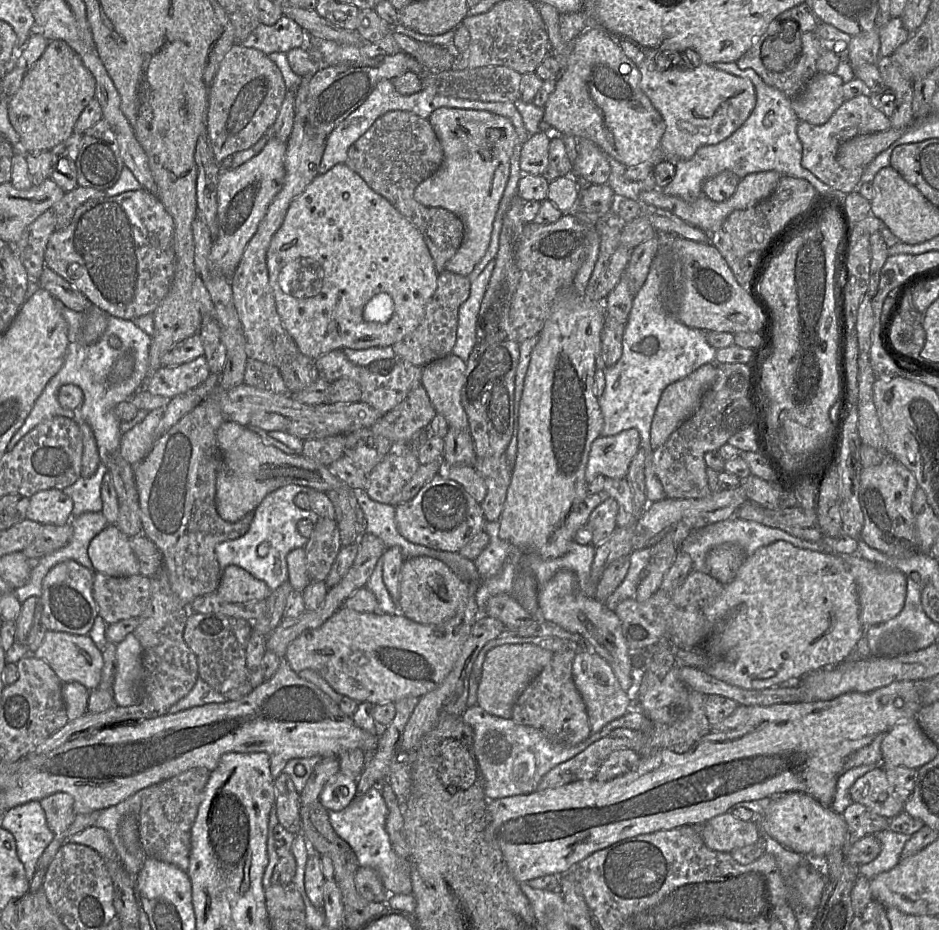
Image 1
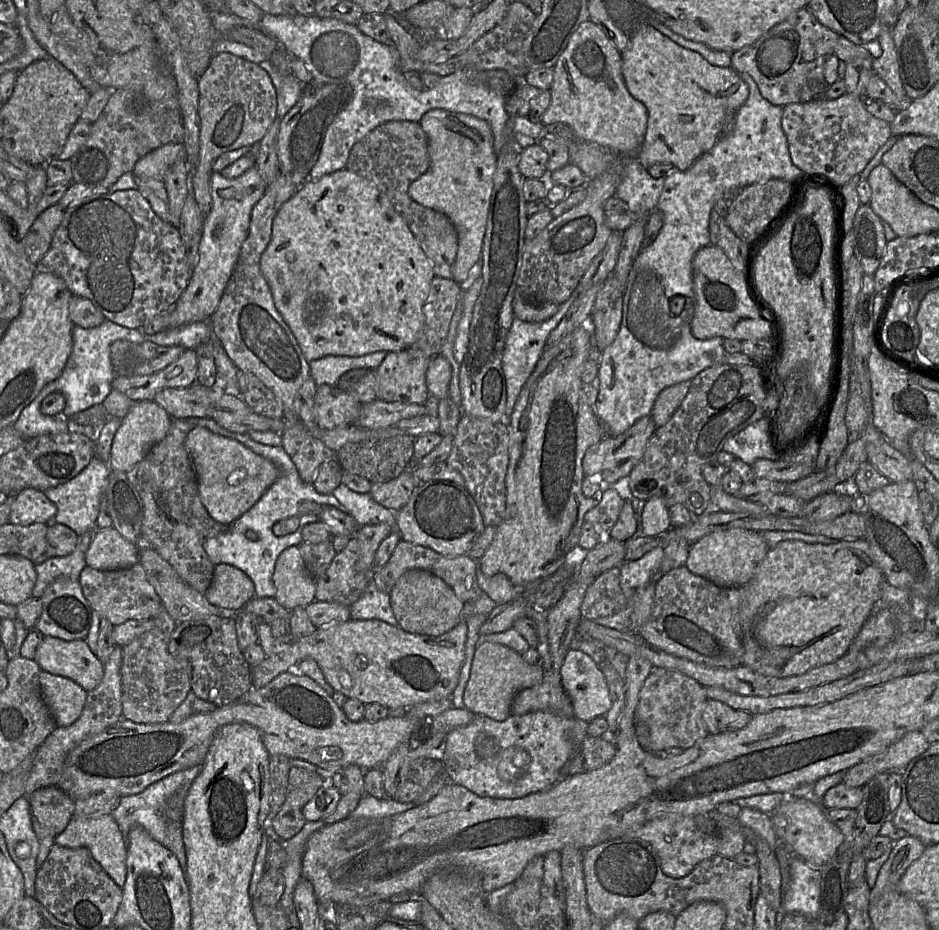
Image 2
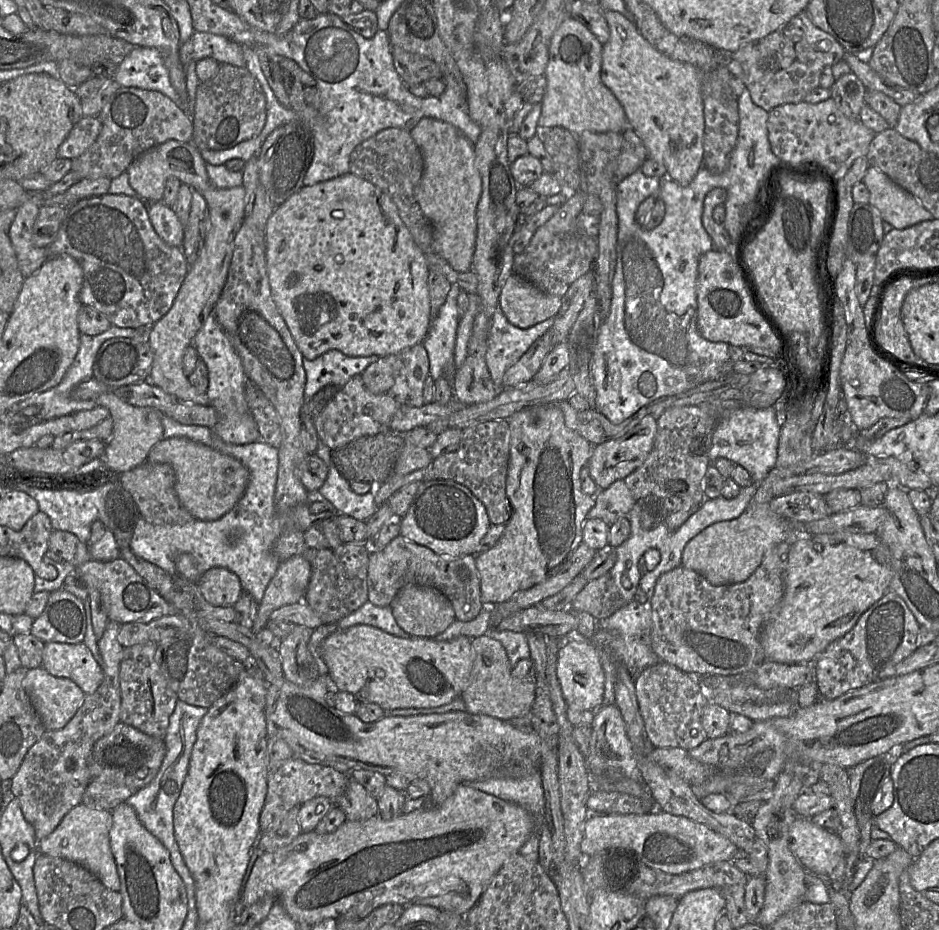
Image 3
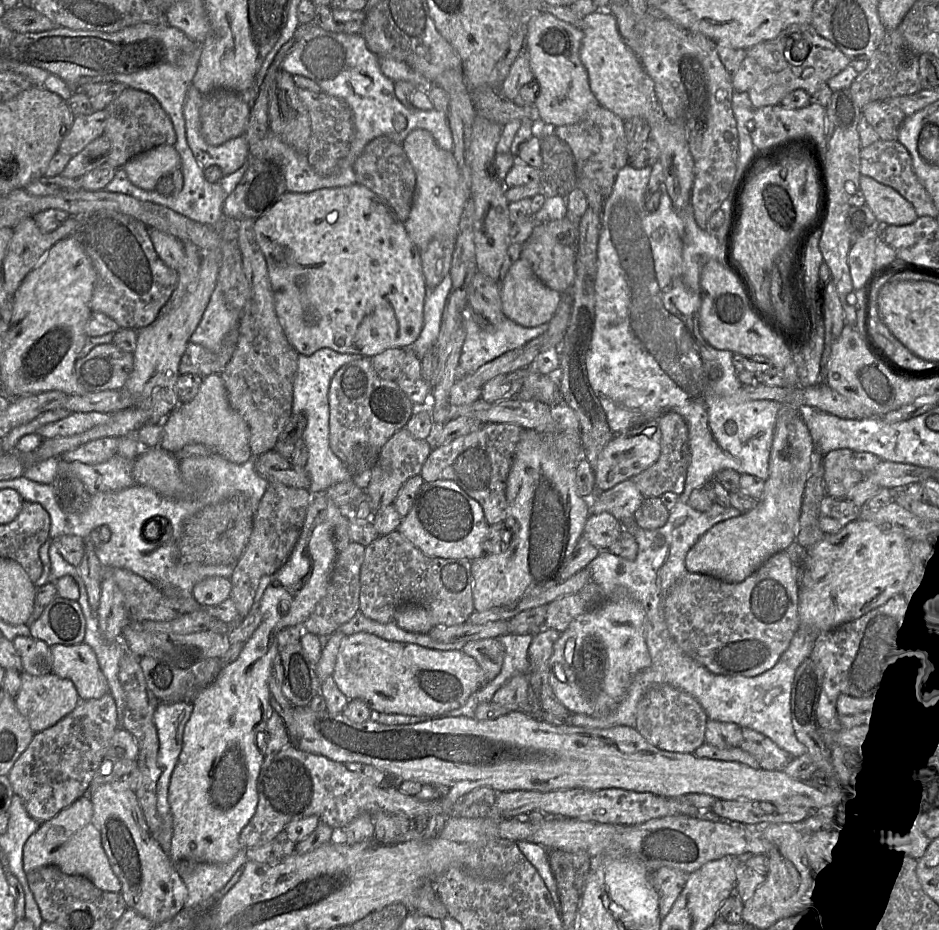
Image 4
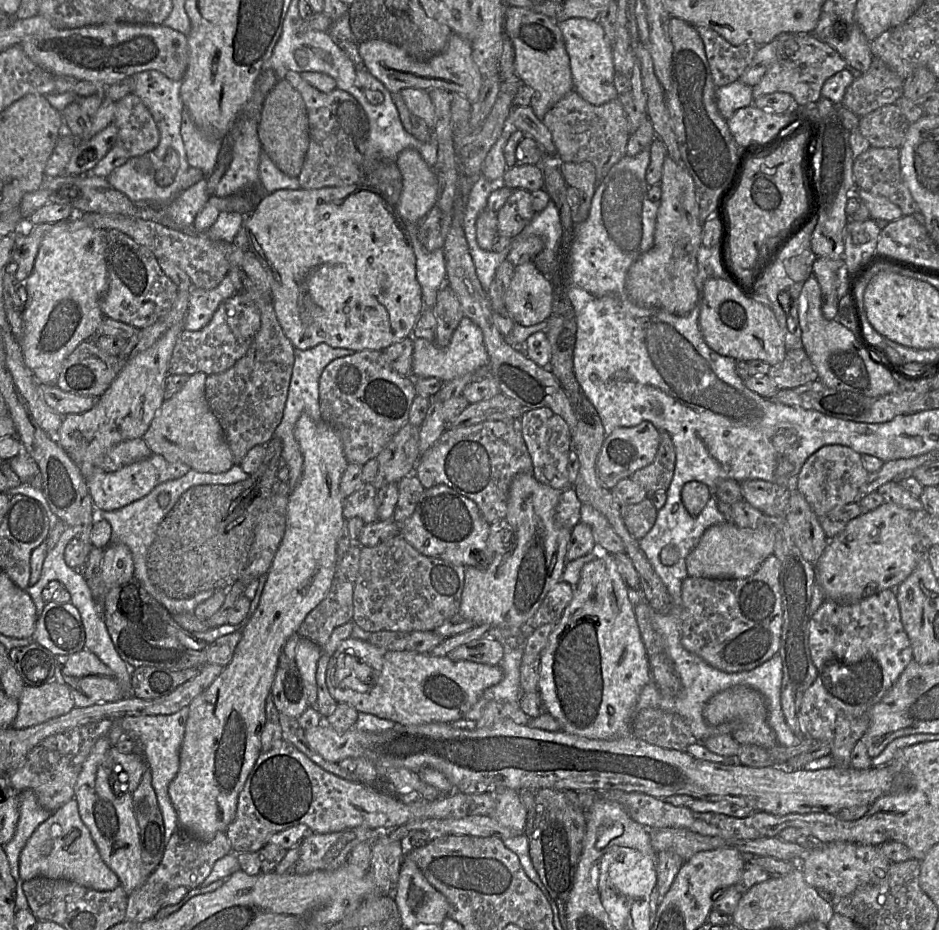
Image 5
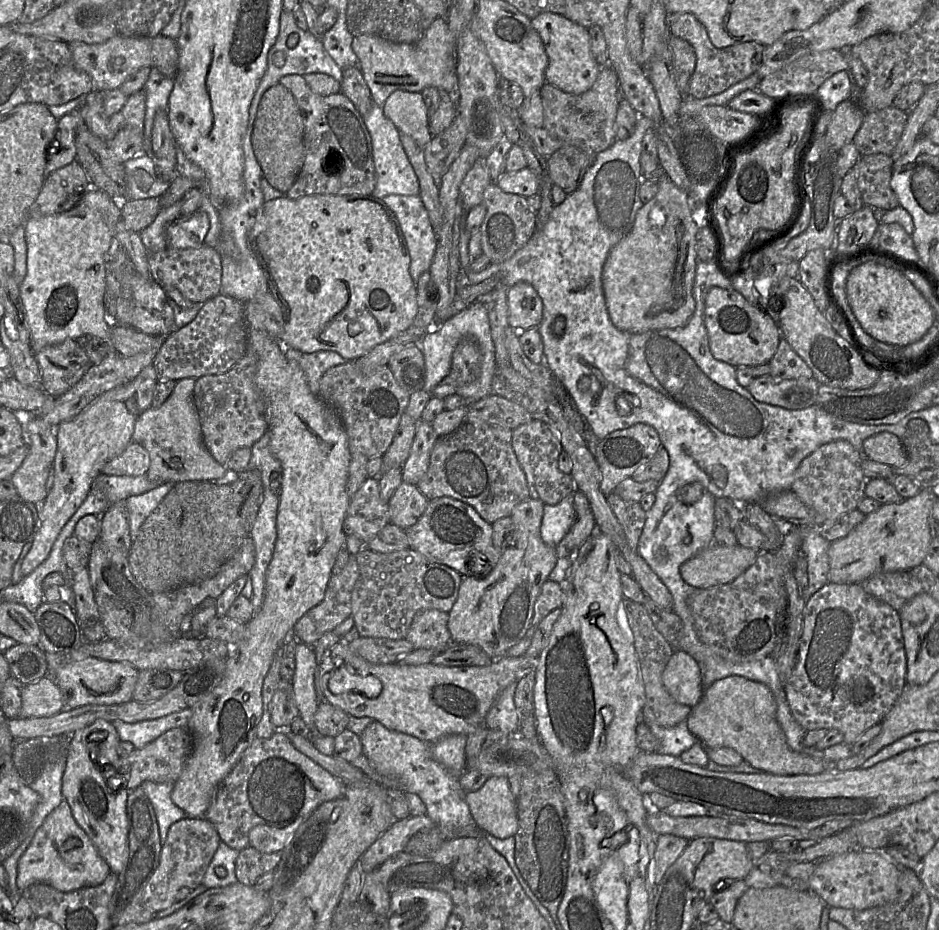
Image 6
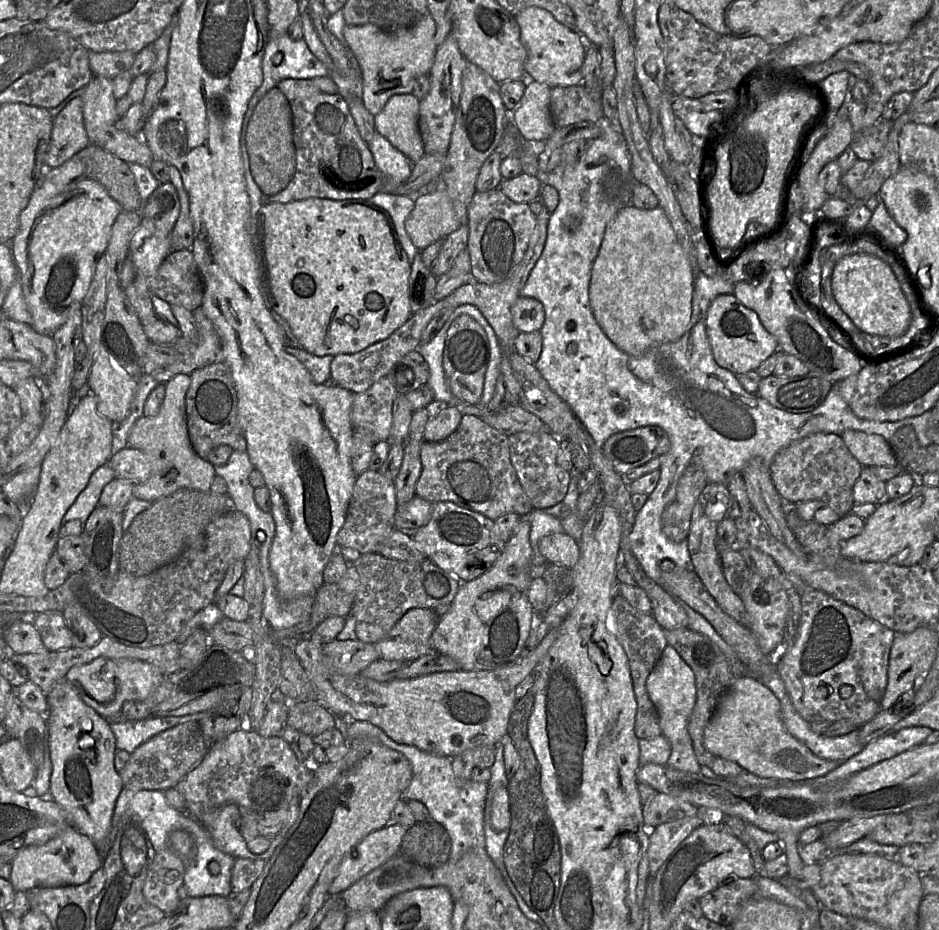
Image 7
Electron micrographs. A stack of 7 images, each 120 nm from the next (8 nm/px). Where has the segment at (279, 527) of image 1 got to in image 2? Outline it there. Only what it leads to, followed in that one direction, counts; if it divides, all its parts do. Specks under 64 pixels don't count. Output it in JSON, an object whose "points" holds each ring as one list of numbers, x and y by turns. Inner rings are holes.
{"points":[[191,417,188,418,194,427,205,427,213,433,235,439,260,456,272,461,278,471,279,477,263,494,258,502,240,518,234,521,230,529,216,537,209,538,204,543,204,549,214,566,218,564,230,564,246,573,253,581,255,586,255,597,274,597,276,587,273,584,273,574,276,561,280,554,292,546,299,546,303,543,302,530,305,525,321,521,317,515,307,515,300,512,300,504,304,501,314,501,322,506,330,505,337,509,347,512,332,494,320,494,313,483,304,482,297,471,295,464,282,446,269,446,261,444,251,439,248,432,235,433,218,425,211,418],[288,518,298,518,298,528,287,535,276,536,273,532,273,526]]}

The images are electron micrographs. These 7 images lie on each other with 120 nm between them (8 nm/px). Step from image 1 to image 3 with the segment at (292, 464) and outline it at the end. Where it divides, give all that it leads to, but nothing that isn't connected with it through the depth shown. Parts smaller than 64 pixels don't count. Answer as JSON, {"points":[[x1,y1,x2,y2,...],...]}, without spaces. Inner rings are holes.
{"points":[[187,437,162,439,152,447,146,461,172,466,180,503,193,517,204,521,218,520,232,510,249,480,249,471,239,460]]}

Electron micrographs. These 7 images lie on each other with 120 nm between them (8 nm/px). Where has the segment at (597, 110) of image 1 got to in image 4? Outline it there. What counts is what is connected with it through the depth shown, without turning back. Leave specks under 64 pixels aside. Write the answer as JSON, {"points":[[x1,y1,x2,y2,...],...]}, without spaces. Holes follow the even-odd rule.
{"points":[[534,13,528,19,525,50,539,91,533,103,548,130,579,122,586,112,600,106,589,85,588,73,579,56,582,30,551,14]]}

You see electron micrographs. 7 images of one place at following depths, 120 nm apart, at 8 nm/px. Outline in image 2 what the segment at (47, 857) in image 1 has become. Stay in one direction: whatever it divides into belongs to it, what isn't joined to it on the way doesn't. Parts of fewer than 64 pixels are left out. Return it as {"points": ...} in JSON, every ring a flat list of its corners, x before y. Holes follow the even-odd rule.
{"points":[[43,787,27,797,32,816,55,836,67,827,74,816,74,799,58,787]]}

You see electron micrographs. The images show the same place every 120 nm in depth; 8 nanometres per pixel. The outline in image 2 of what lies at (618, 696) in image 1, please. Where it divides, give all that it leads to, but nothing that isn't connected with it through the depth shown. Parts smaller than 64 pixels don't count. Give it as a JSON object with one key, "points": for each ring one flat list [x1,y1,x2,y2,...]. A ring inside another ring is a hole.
{"points":[[570,649,559,672,563,688,572,701,574,716,586,722,604,717,612,703,604,673,595,660,580,650]]}

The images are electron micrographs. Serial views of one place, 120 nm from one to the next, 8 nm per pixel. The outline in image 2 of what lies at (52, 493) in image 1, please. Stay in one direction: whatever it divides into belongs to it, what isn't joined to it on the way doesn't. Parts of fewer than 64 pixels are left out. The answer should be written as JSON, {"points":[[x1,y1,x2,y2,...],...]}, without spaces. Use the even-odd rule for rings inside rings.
{"points":[[34,488,24,489,14,494,9,523,28,526,35,522,51,523,57,507,44,493]]}

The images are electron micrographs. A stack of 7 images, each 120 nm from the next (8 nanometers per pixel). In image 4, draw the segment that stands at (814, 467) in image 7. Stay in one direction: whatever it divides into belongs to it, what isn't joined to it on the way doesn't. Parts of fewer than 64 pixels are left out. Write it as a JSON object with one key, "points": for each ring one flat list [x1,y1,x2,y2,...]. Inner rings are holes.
{"points":[[836,449,823,457,826,495,845,499,848,491,865,477,853,467,852,453,850,449]]}

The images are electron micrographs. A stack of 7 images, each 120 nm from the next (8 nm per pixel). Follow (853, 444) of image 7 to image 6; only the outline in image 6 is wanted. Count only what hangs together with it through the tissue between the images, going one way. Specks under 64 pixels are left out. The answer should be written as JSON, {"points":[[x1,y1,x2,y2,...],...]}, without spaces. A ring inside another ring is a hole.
{"points":[[880,432,865,439,861,453,865,458,892,468,901,468,909,462,900,438,890,432]]}

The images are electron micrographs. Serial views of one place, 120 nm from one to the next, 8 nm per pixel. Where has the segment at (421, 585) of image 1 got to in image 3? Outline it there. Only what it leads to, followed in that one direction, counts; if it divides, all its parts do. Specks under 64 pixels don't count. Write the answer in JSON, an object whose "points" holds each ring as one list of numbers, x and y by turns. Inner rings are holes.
{"points":[[429,586,402,587,390,607,397,624,413,637,433,638,456,620,449,599]]}

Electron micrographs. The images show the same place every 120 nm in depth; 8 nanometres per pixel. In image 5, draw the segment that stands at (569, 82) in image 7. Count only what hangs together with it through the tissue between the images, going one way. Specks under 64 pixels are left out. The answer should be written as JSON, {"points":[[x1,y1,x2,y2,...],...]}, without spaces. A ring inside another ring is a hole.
{"points":[[570,18,558,21,565,48,570,60,573,91,592,105,603,105,617,98,614,86,612,46,606,41,602,26,597,20]]}

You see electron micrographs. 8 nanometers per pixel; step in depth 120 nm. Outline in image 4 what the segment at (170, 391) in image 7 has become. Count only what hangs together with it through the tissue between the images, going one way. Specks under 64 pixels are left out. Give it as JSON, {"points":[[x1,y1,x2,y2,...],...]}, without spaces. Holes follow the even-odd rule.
{"points":[[219,374,202,378,197,395,187,403,180,403,162,421,163,433,160,447,174,453,189,444,203,444,213,454,230,462,241,464,253,455,250,451,250,429,243,417,230,405,224,383]]}

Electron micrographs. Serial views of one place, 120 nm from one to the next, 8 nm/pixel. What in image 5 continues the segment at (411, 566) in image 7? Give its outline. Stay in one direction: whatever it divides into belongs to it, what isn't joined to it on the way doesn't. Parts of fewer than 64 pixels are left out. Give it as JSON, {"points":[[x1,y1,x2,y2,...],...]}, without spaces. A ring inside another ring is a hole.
{"points":[[395,536,374,547,361,547,353,589,352,621,367,632,434,631,445,620,459,613,464,577,464,566,422,555,402,536]]}

